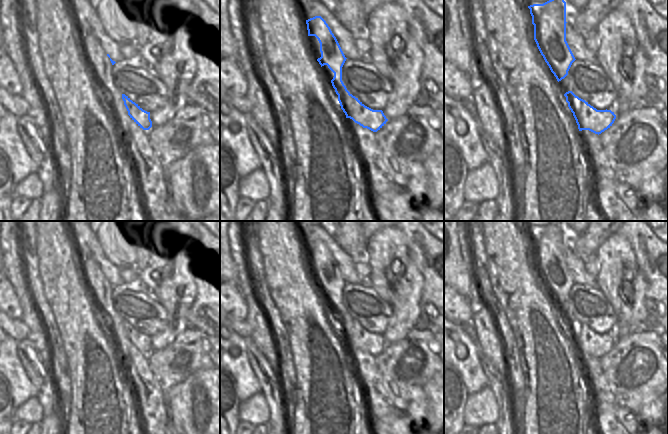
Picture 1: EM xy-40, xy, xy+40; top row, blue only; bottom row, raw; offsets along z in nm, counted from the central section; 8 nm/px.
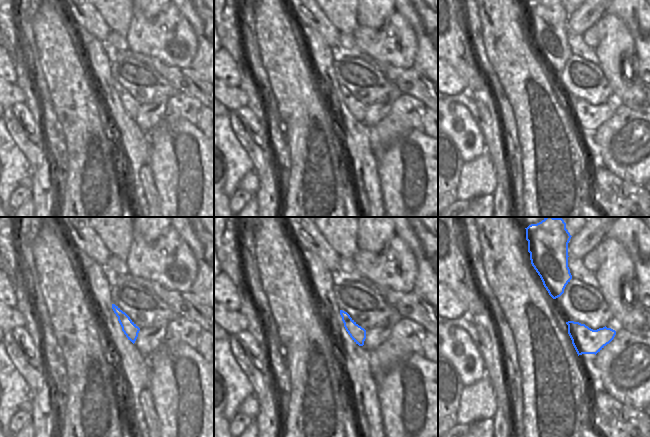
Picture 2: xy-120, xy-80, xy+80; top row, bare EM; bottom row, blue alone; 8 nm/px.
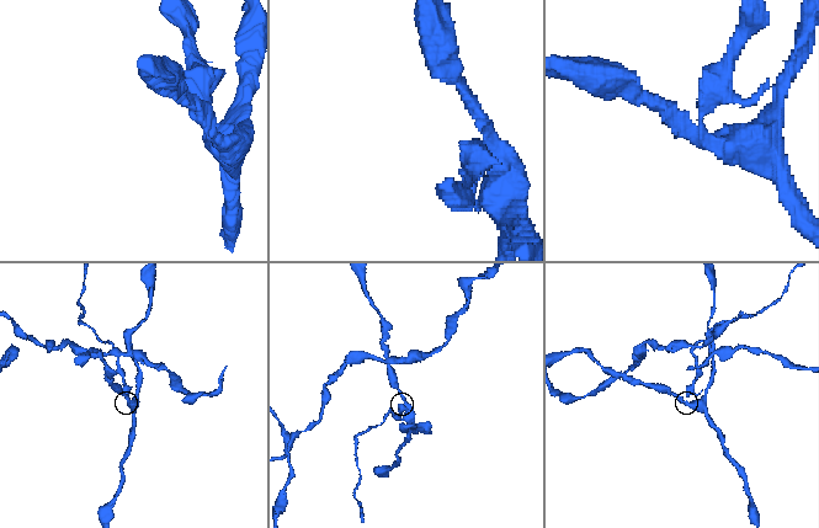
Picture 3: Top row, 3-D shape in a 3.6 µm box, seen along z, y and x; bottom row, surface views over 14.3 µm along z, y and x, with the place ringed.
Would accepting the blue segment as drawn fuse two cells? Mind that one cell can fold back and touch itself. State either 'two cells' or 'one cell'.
two cells

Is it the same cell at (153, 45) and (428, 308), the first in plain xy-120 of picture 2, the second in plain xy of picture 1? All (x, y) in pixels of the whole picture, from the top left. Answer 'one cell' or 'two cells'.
two cells

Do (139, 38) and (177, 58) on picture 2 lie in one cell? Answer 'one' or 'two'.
one

